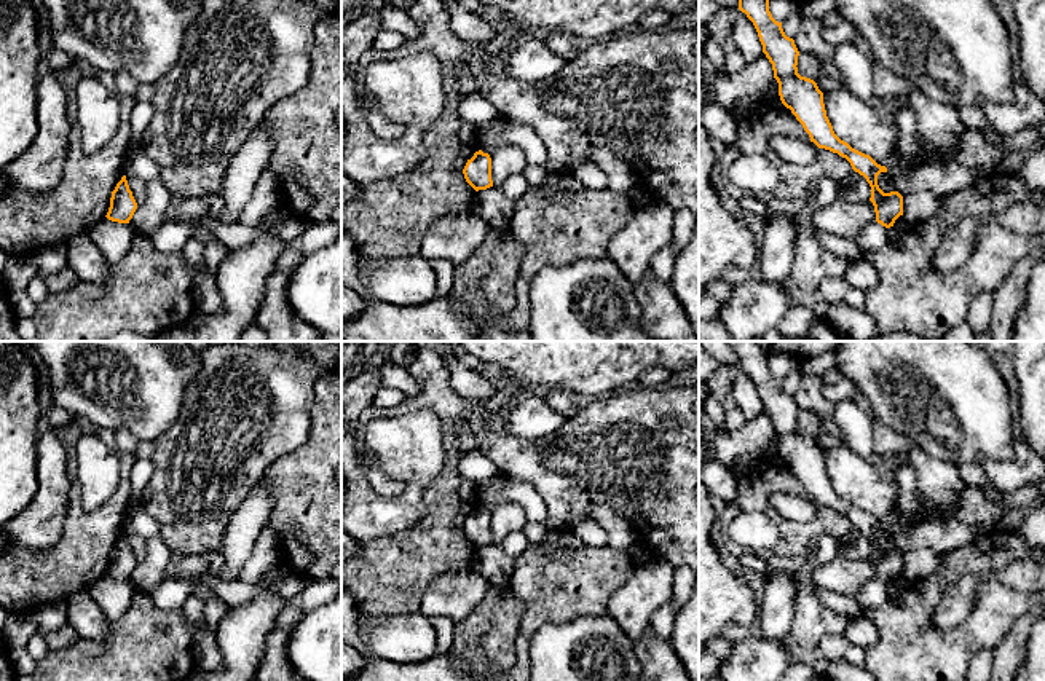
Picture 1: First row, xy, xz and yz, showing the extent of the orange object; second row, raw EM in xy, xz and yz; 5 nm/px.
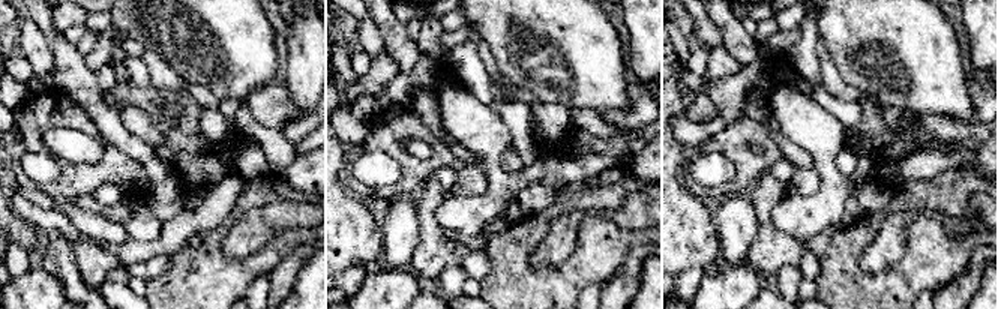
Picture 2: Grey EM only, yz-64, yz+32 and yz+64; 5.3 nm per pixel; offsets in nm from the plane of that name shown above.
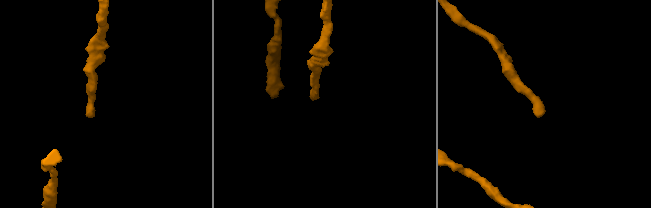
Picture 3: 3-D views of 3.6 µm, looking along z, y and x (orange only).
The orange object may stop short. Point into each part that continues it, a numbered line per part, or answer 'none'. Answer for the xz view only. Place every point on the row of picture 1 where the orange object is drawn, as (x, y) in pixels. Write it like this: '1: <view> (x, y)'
none

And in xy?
none

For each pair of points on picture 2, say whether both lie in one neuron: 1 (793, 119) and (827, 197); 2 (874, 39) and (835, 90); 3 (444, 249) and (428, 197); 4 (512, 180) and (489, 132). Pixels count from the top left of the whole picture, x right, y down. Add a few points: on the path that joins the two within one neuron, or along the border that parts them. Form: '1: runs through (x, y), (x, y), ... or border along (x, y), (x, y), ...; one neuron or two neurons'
1: runs through (812, 138), (823, 149), (827, 177); one neuron
2: border along (826, 48), (838, 74), (848, 84), (868, 95); two neurons
3: runs through (431, 236), (428, 210); one neuron
4: runs through (498, 173), (491, 165), (489, 146); one neuron

